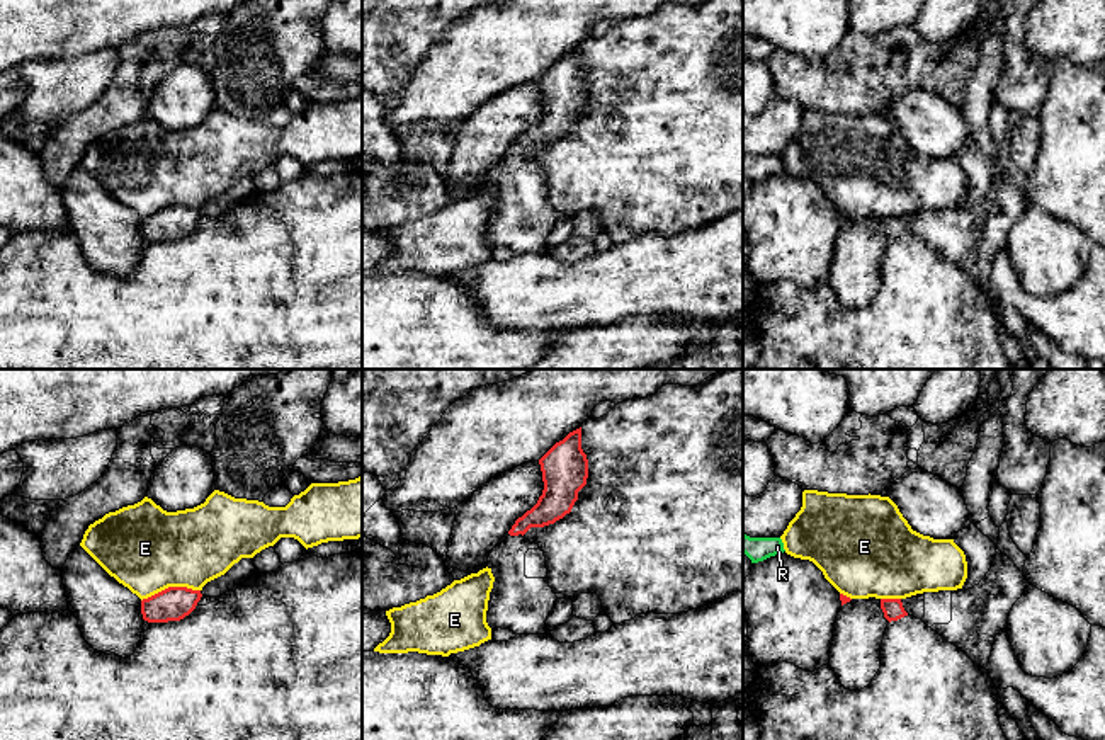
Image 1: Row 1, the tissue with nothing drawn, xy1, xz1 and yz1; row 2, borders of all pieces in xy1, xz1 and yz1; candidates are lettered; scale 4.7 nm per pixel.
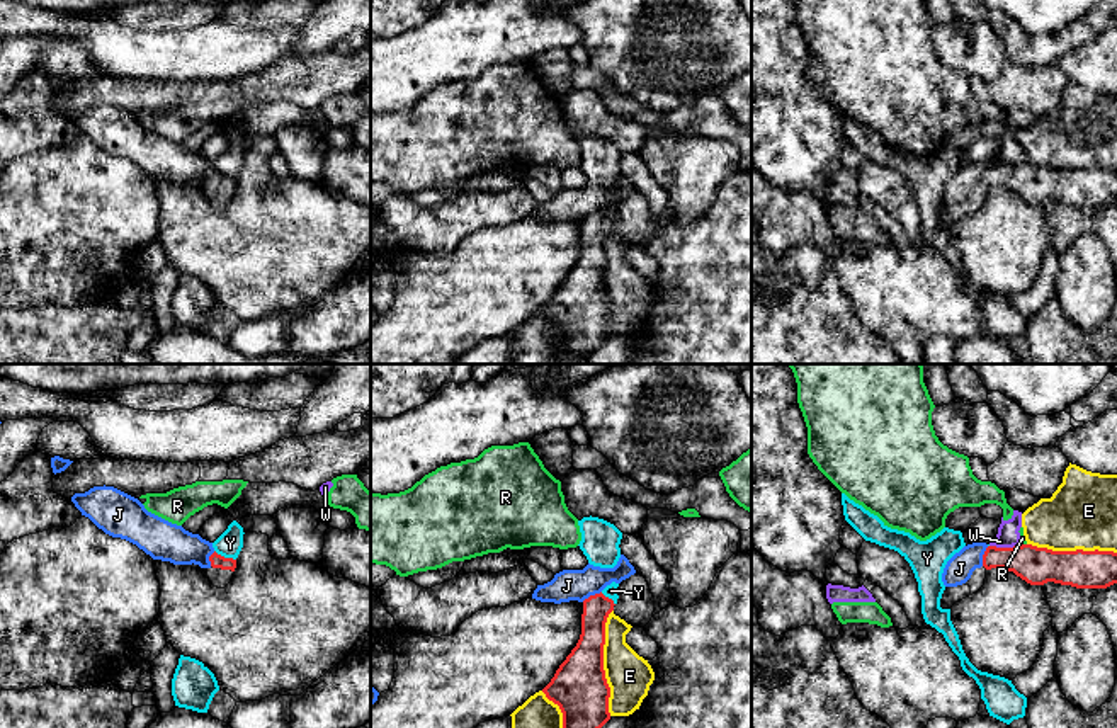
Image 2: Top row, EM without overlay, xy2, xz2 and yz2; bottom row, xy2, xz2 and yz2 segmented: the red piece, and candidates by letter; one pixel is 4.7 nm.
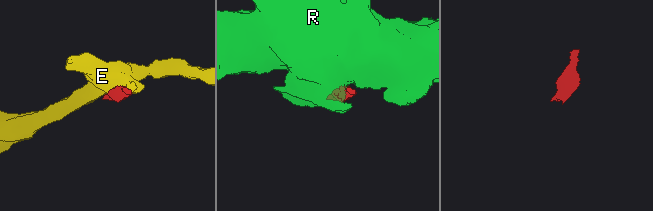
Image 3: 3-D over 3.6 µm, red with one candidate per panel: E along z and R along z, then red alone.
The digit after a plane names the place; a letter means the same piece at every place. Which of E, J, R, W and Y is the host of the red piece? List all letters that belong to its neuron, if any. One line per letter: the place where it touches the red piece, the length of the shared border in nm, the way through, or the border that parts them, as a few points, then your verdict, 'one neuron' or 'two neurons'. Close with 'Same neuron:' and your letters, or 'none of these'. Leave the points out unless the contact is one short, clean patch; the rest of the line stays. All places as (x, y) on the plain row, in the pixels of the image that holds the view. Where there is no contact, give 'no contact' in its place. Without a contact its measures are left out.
E: contact xz2 (602, 281); length 500 nm; two neurons
J: contact yz2 (983, 176); length 100 nm; border yz2 (988, 165), (981, 184); two neurons
R: contact yz2 (1022, 164); length 40 nm; border yz2 (1026, 162), (1020, 165); two neurons
W: contact yz2 (1005, 167); length 140 nm; border yz2 (990, 164), (1019, 165); two neurons
Y: contact xy2 (223, 176); length 120 nm; border xy2 (215, 169), (235, 179); two neurons
Same neuron: none of these

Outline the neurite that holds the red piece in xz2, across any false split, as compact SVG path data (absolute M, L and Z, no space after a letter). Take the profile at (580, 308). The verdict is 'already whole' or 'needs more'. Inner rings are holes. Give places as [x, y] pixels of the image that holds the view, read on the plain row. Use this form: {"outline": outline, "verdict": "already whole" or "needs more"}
{"outline": "M602 211L583 219L580 259L542 308L563 332L563 350L575 357L588 357L610 338L604 264L614 225Z", "verdict": "already whole"}

